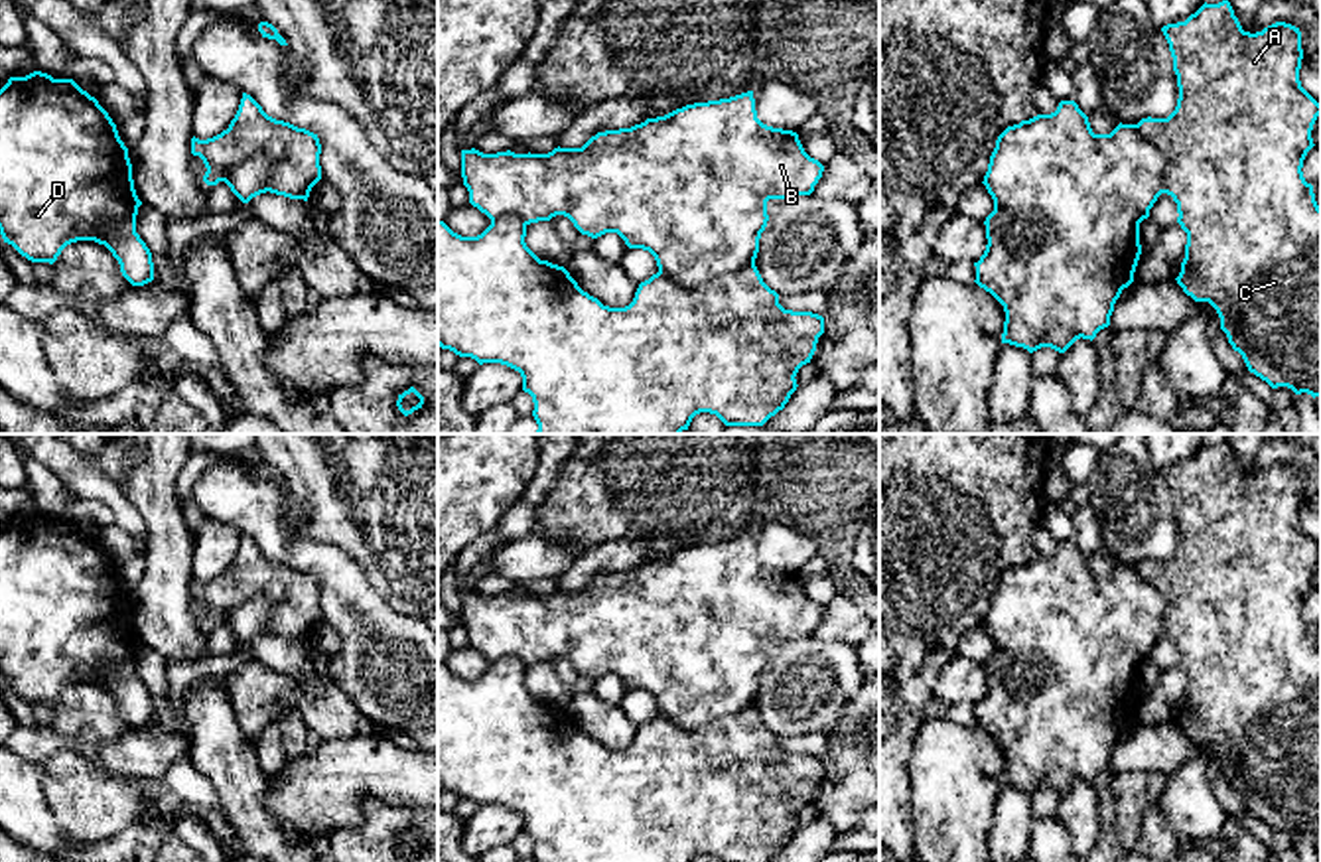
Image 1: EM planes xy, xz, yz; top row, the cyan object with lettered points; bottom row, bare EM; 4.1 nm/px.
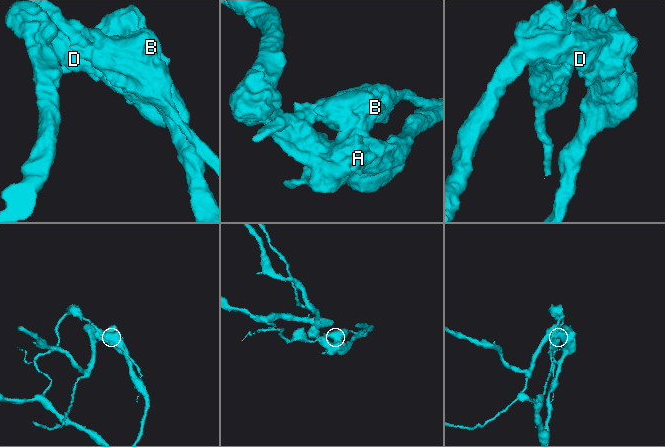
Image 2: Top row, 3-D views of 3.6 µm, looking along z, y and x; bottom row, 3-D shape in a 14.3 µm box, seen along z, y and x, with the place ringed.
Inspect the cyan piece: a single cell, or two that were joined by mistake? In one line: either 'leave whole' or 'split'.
split

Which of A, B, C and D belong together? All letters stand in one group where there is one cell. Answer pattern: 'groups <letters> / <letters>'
groups A C D / B

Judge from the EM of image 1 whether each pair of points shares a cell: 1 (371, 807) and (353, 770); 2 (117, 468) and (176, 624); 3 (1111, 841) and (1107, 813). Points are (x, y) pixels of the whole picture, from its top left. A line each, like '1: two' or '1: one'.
1: two
2: two
3: one

